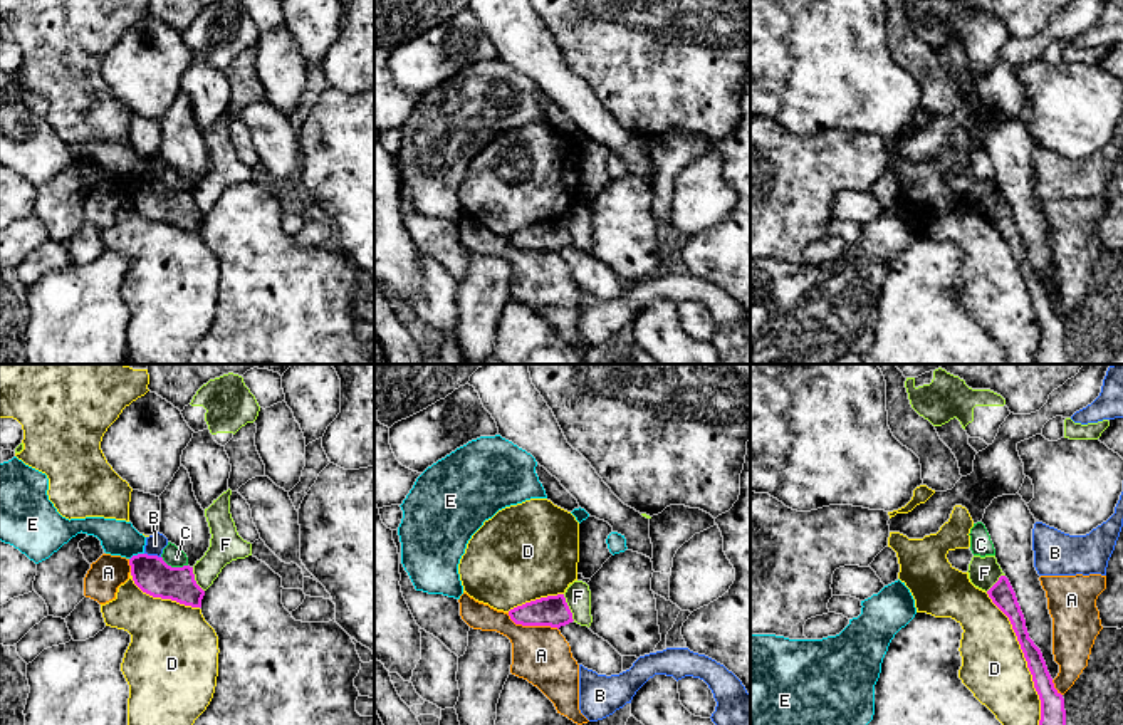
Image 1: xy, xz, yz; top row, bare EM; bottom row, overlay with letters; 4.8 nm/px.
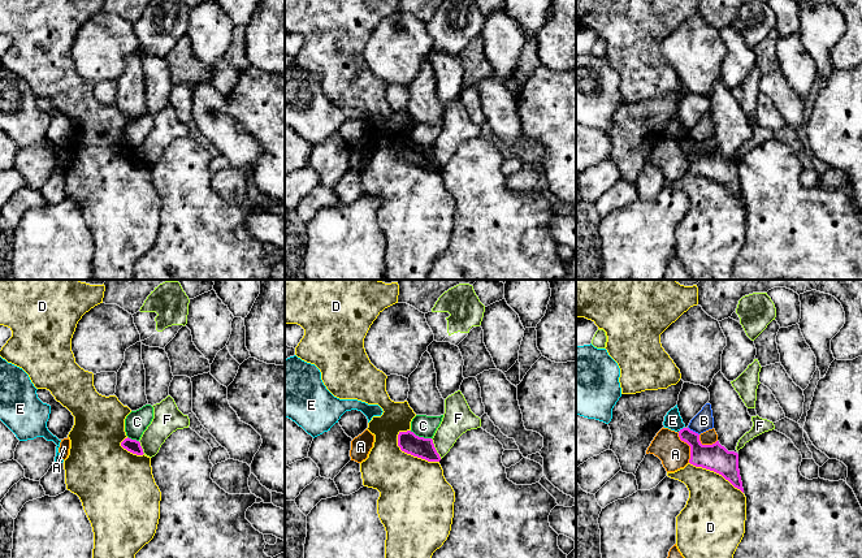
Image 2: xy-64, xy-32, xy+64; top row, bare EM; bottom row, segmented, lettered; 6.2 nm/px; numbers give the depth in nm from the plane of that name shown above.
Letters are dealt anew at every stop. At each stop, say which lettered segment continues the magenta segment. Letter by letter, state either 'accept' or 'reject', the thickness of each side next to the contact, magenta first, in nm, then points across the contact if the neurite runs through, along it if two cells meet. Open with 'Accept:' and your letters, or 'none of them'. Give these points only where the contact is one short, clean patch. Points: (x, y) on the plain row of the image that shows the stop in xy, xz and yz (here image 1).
Accept: none of them
A: reject; calibres 150 and 280 nm
B: reject; calibres 180 and 90 nm; border xy (145, 177), (160, 182)
C: reject; calibres 180 and 100 nm; border xy (161, 180), (172, 190), (187, 190)
D: reject; calibres 120 and 300 nm
E: reject; calibres 180 and 180 nm; border xy (143, 177), (130, 183)
F: reject; calibres 150 and 130 nm; border xz (563, 219), (574, 244)

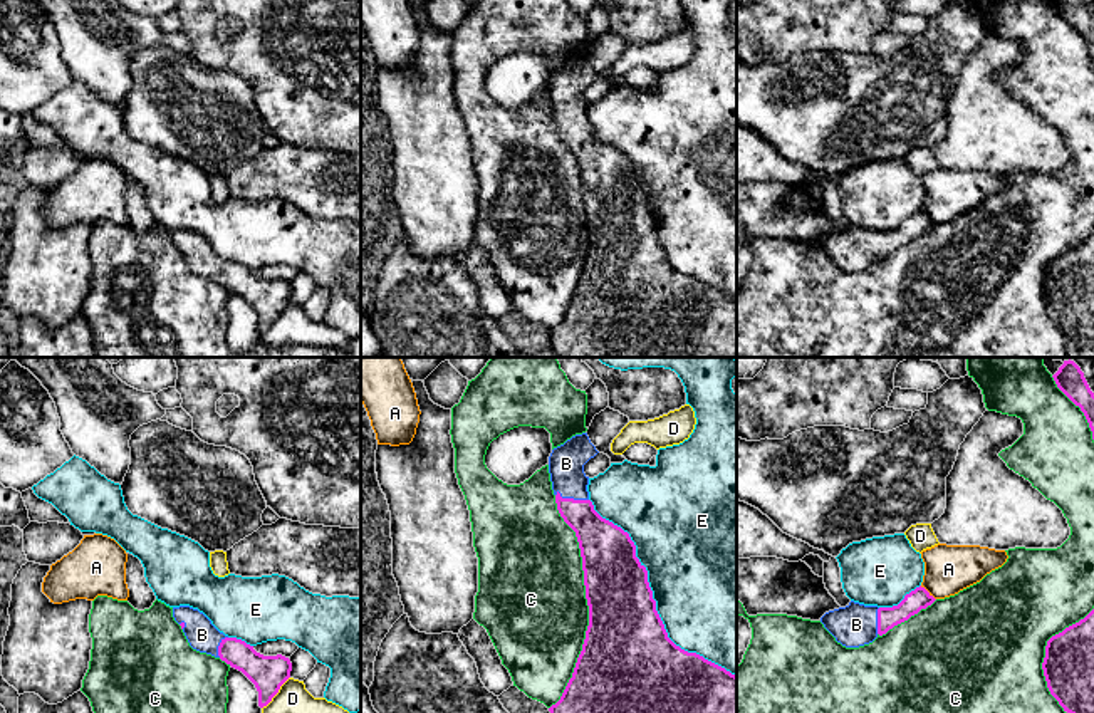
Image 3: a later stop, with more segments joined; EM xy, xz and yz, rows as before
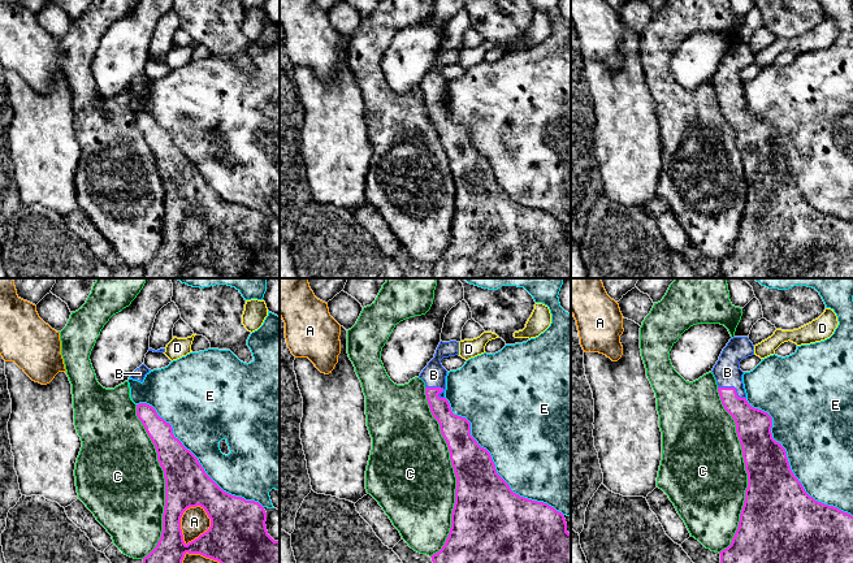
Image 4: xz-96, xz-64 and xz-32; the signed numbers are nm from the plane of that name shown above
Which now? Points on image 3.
Accept: B
A: reject; calibres 100 and 240 nm
B: accept; calibres 220 and 180 nm; way xz (601, 166), (579, 140), (573, 123), (566, 88)
C: reject; calibres 380 and 480 nm
D: reject; calibres 170 and 180 nm; border xy (289, 301), (262, 333)
E: reject; calibres 400 and 480 nm

